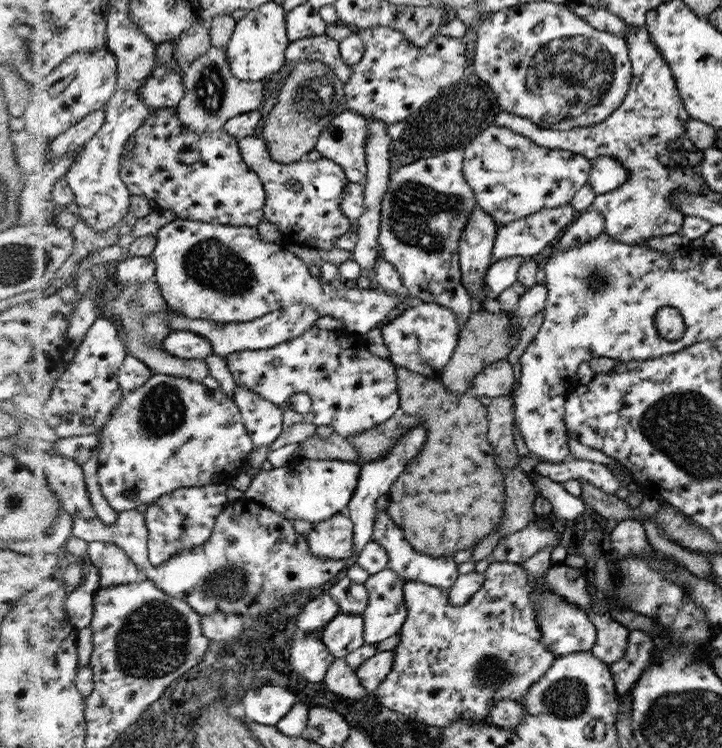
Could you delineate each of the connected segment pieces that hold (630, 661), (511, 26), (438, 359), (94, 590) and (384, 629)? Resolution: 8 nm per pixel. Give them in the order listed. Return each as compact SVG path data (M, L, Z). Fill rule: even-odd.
M637 629L629 631L624 656L610 665L620 700L624 700L625 694L643 675L644 669L654 658L654 651L653 639L648 632Z
M530 2L528 4L516 5L509 9L501 10L483 20L476 28L475 56L472 60L474 70L478 78L481 78L494 94L498 96L498 104L502 106L500 112L506 111L510 114L521 115L522 118L533 119L540 127L552 130L570 130L584 126L594 126L604 122L625 101L626 93L633 82L633 67L629 57L628 43L623 36L606 33L597 30L586 19L572 10L572 5L558 4L554 2Z
M436 303L411 304L385 322L383 340L390 351L390 360L406 370L437 380L455 351L460 327L456 315Z
M92 564L84 585L67 598L70 618L79 628L88 628L93 625L96 612L96 595L103 587L102 568Z
M385 569L372 574L363 583L369 594L364 619L364 642L375 645L377 642L402 632L408 608L405 606L405 580L396 572Z

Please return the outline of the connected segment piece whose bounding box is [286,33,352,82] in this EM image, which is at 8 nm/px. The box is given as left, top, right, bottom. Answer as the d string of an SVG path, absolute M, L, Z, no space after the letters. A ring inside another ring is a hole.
M324 33L290 43L286 62L294 65L300 64L303 60L321 60L341 78L342 82L346 82L352 74L351 66L340 56L339 42Z

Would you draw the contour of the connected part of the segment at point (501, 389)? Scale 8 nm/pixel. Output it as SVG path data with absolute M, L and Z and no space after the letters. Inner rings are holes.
M506 358L485 366L485 369L474 377L469 393L478 398L490 396L492 399L509 395L513 392L515 384L512 365Z

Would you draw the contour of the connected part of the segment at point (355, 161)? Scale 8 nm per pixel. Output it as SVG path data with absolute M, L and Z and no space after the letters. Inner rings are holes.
M347 108L322 130L317 140L317 150L321 156L337 162L345 170L345 174L349 175L351 183L364 185L367 181L367 150L365 144L367 144L371 135L367 126L367 120L361 114Z

